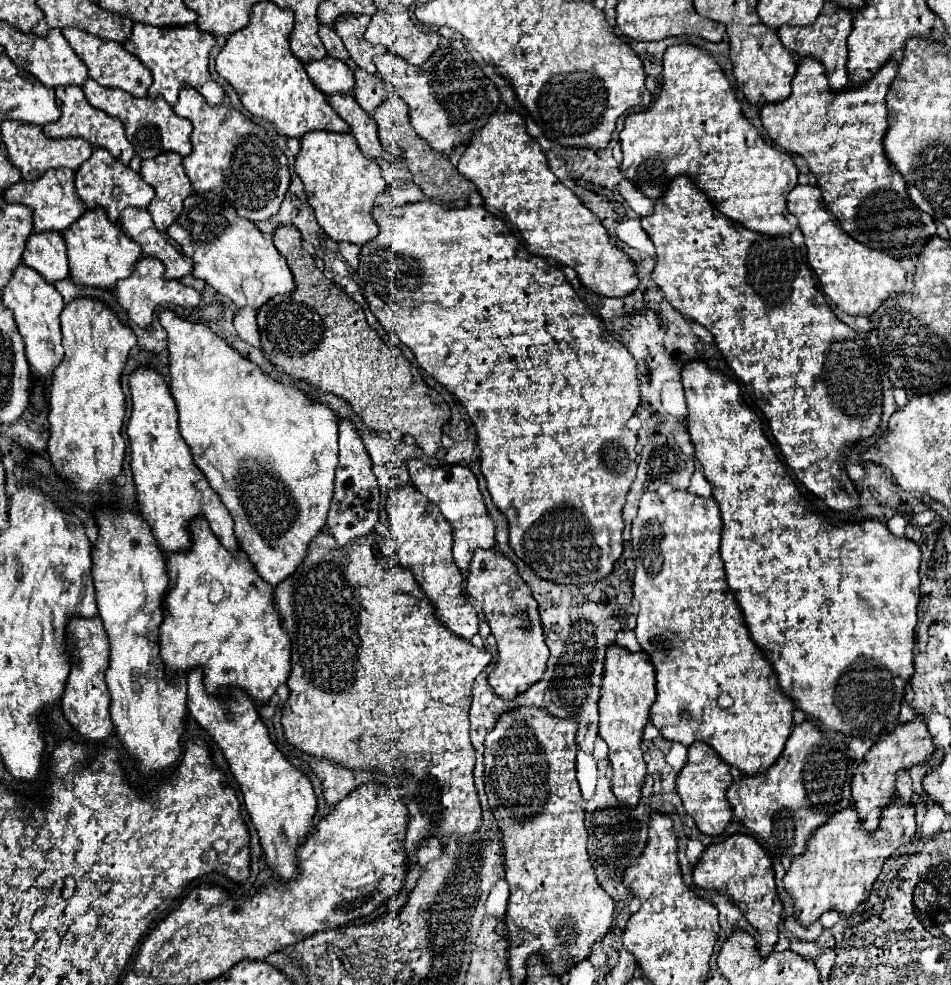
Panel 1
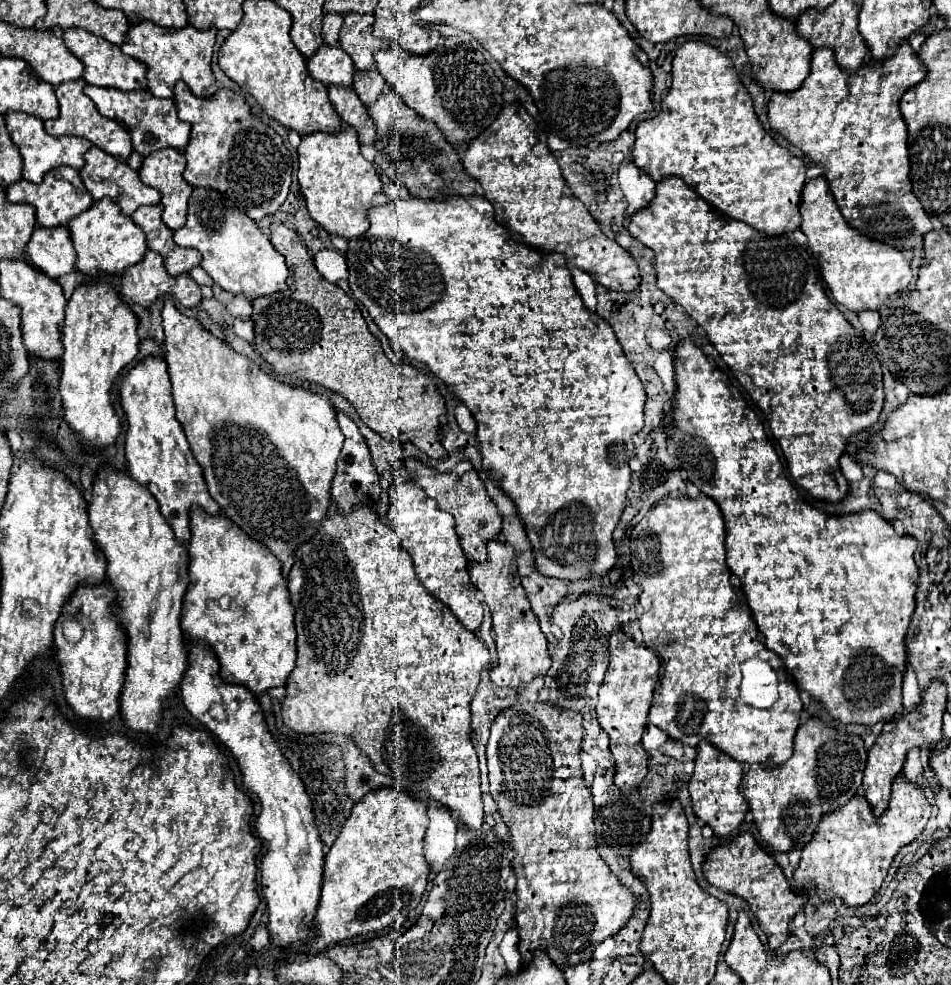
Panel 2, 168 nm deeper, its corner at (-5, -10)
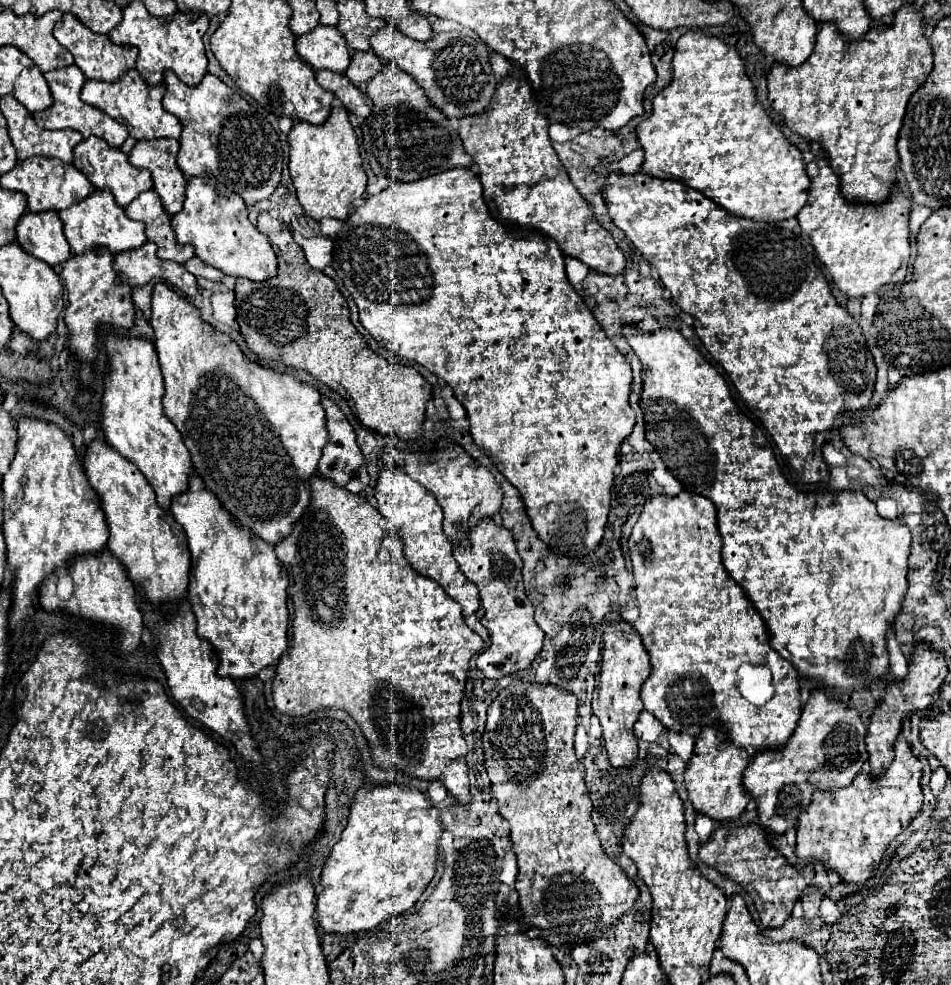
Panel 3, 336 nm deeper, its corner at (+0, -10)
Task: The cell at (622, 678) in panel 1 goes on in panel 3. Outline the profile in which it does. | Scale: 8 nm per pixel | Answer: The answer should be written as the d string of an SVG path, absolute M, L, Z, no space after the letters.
M615 618L603 624L603 652L601 652L601 668L599 680L593 692L593 714L601 720L605 748L611 766L621 768L637 758L637 738L633 734L633 724L643 712L643 702L639 698L639 690L651 672L649 654L641 642L641 636L629 622L623 618Z

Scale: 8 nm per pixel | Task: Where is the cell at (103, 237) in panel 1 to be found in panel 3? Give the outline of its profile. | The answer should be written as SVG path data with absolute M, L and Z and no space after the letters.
M93 190L85 200L59 212L63 220L63 230L73 254L83 254L89 248L105 246L111 254L119 254L145 244L145 224L131 220L121 206L117 206L109 190Z

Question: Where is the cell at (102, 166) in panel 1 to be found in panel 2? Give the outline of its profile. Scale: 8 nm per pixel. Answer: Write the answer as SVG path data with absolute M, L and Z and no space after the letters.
M92 146L92 150L88 150L84 158L86 158L86 166L80 170L80 176L84 180L86 190L90 192L90 196L94 200L110 198L110 200L118 202L118 206L122 208L122 214L126 214L126 216L130 216L140 206L156 206L156 204L160 204L158 190L142 186L140 178L138 178L138 172L134 172L126 162L116 160L114 156L102 152L96 146Z

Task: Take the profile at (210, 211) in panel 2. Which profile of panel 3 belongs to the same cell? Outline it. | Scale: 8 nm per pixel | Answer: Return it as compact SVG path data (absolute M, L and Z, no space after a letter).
M213 176L187 180L187 198L183 210L171 218L171 228L177 234L177 242L191 244L205 264L219 268L233 278L243 276L261 282L277 274L277 258L269 238L249 222L247 206L239 194L221 194Z

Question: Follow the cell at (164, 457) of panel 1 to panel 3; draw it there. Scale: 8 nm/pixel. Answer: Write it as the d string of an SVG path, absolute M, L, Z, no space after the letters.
M109 334L105 338L105 348L109 356L109 372L105 376L101 400L101 428L105 440L145 474L157 494L159 506L167 510L171 498L189 488L191 456L179 430L165 418L161 406L163 376L155 346L145 338L121 338Z

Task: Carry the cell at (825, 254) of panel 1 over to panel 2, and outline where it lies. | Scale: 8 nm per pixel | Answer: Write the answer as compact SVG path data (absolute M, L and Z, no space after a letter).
M818 176L806 182L800 200L802 226L814 258L820 264L822 278L826 276L826 286L830 288L834 300L852 312L878 310L892 294L900 294L912 282L910 264L900 250L874 242L844 222L834 196L830 194L828 182Z

